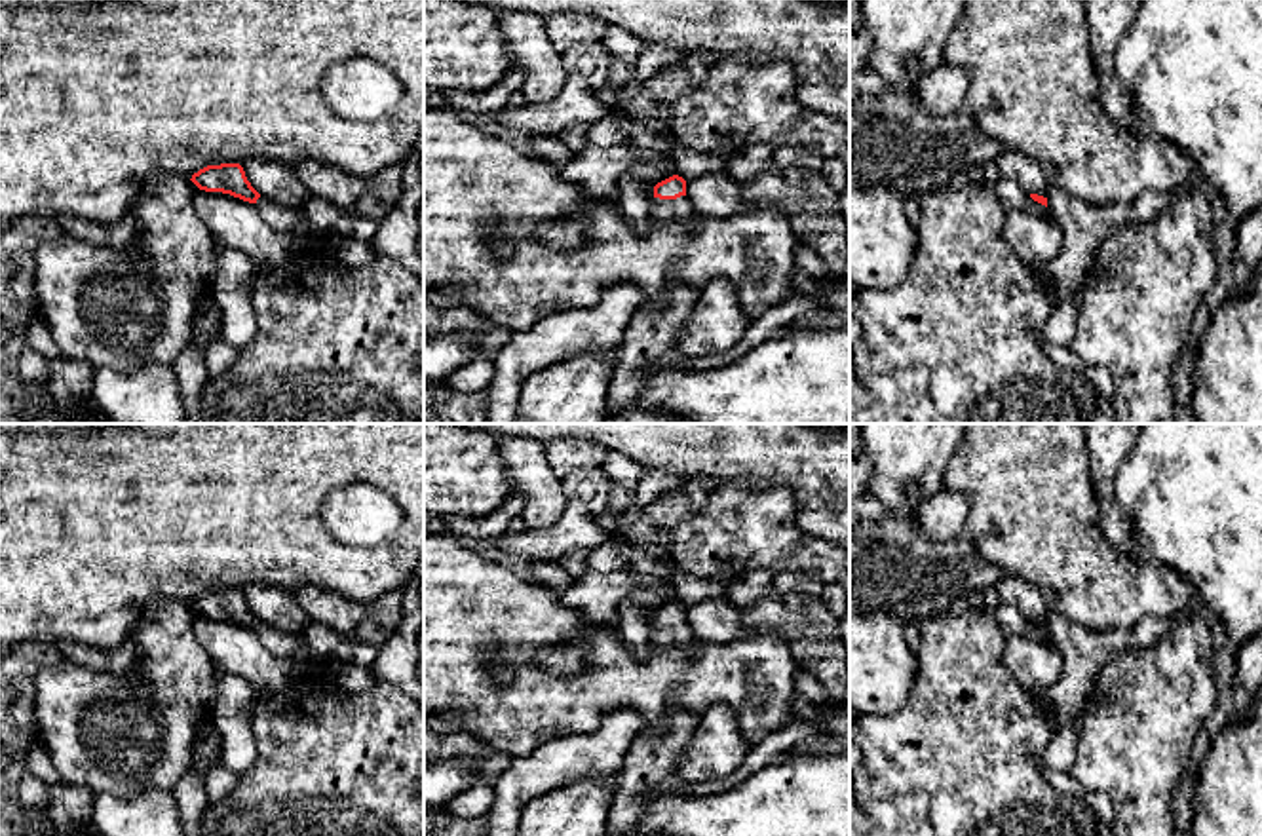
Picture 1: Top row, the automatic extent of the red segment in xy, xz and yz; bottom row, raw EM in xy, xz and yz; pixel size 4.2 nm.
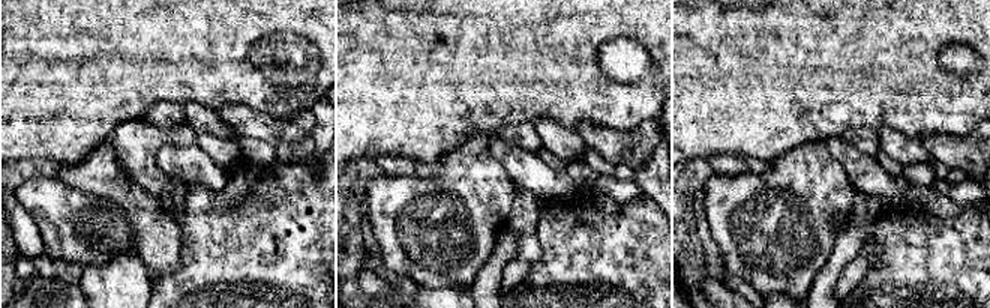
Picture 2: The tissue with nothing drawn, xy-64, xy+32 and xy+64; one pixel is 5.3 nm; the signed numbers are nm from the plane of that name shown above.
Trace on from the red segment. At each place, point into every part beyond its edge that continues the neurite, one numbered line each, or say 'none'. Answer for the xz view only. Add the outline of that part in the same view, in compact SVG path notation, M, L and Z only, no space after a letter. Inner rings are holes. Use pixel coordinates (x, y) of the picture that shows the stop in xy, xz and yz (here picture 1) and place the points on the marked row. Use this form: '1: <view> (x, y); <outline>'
1: xz (666, 211); M680 196L677 200L654 198L650 205L650 217L660 224L680 222L684 226L692 226L696 217L696 207L688 196Z

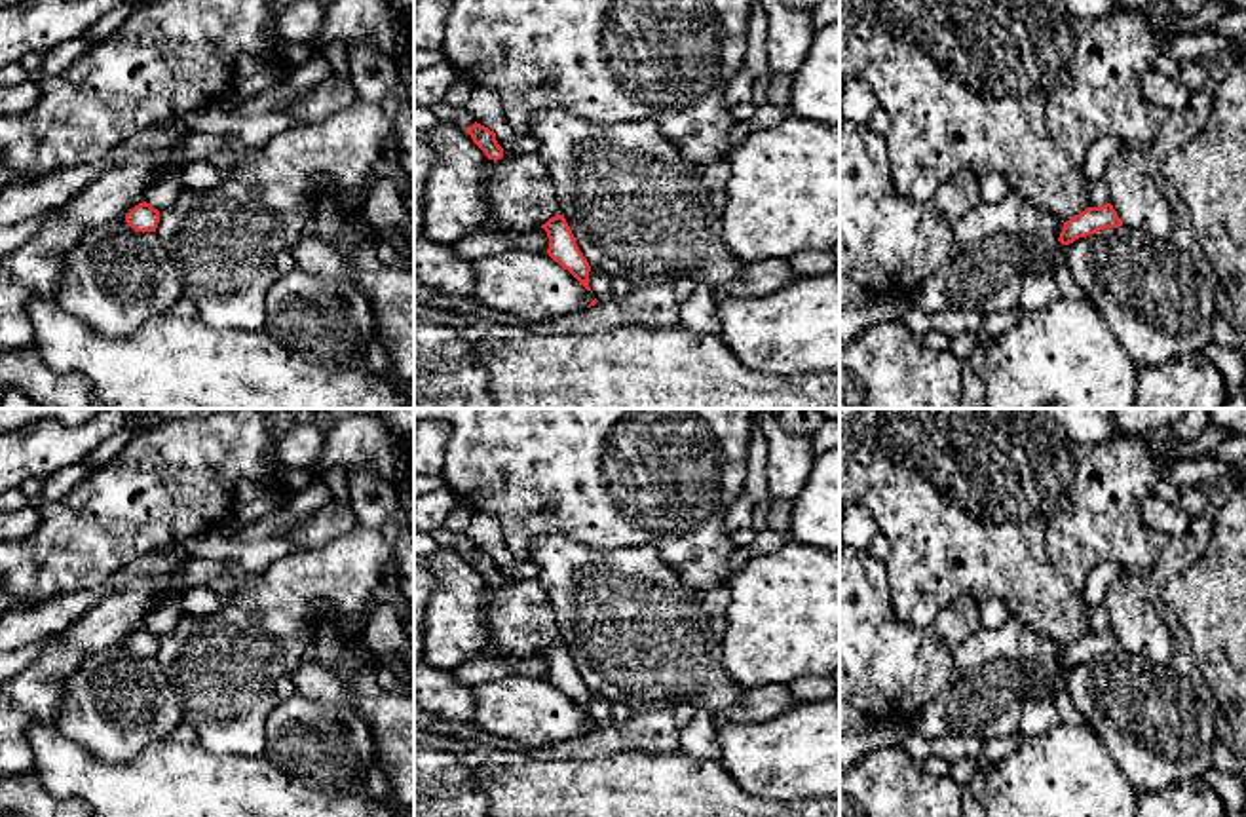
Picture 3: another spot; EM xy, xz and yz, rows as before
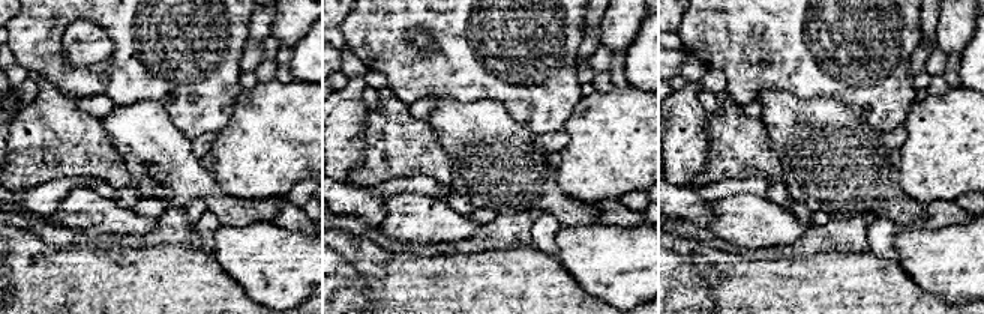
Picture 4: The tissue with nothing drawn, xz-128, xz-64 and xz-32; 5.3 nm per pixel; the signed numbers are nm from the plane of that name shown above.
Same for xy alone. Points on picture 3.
none

